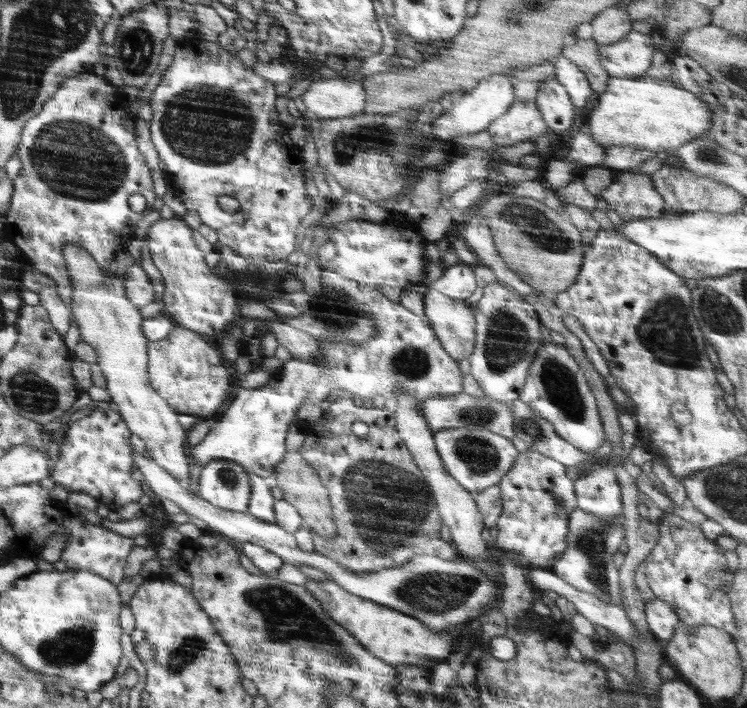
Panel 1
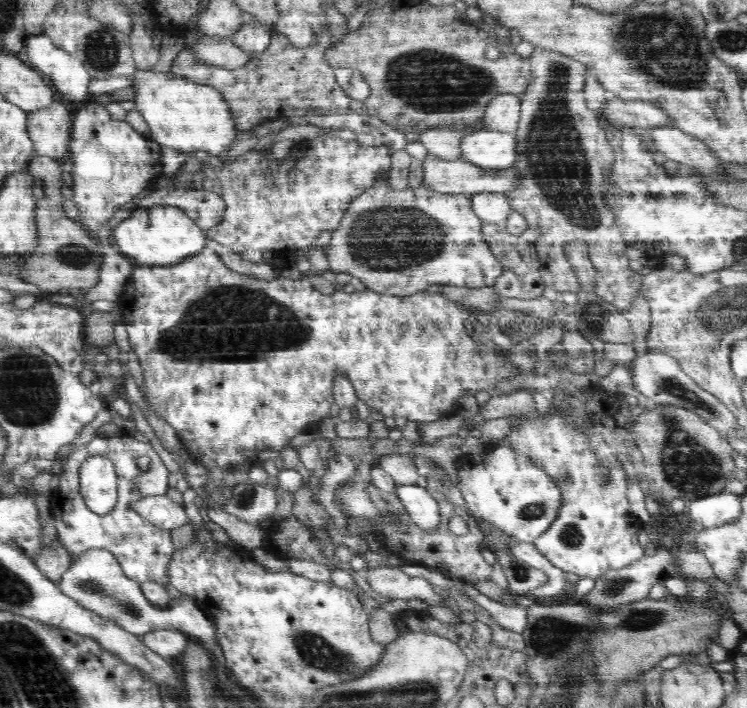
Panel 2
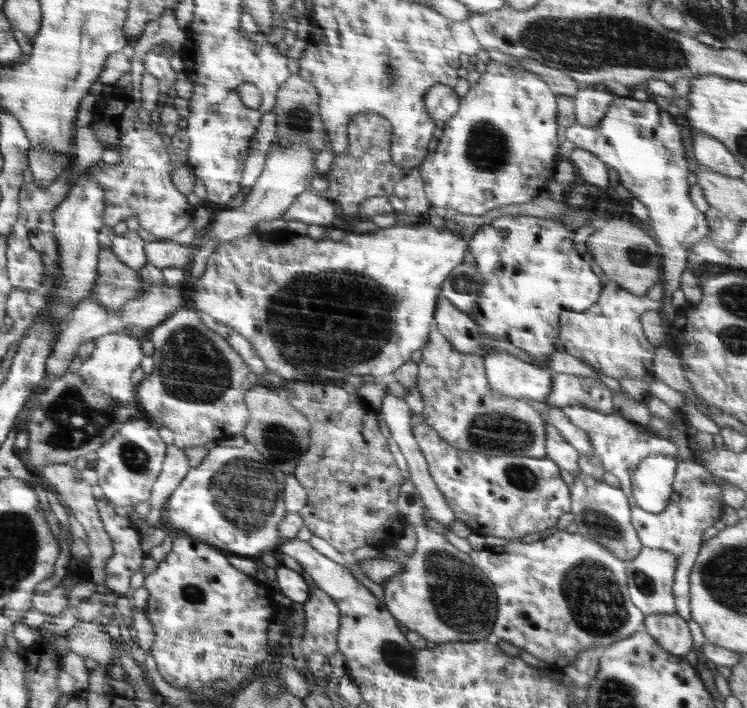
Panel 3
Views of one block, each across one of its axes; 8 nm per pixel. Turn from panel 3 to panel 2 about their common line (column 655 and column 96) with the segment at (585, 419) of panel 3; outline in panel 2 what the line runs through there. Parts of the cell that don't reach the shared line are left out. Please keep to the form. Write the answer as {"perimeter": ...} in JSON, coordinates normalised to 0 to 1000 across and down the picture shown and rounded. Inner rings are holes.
{"perimeter":[[[129,616],[118,627],[96,636],[86,650],[86,664],[78,669],[80,677],[78,692],[79,709],[67,712],[72,743],[78,750],[79,766],[94,778],[96,795],[112,780],[120,775],[142,775],[149,780],[162,797],[166,811],[186,823],[206,821],[216,826],[228,823],[225,798],[233,782],[233,768],[228,750],[205,743],[189,726],[178,719],[178,712],[197,701],[221,699],[225,692],[226,665],[206,637],[201,626],[187,624],[179,616],[166,619],[141,619]],[[137,643],[145,647],[158,669],[157,710],[145,726],[123,723],[106,694],[108,657],[119,644]],[[198,644],[201,658],[195,664],[182,661],[182,648]]]}

